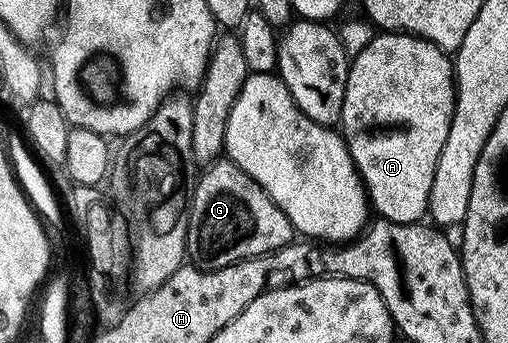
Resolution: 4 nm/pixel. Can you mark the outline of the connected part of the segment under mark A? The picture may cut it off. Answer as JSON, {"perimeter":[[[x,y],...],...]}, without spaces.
{"perimeter":[[[379,31],[374,40],[368,42],[364,50],[350,61],[348,86],[344,94],[344,106],[340,121],[340,132],[346,142],[350,157],[358,167],[358,174],[366,186],[366,194],[373,211],[383,220],[390,220],[393,224],[416,224],[427,215],[430,206],[430,191],[436,174],[436,162],[440,158],[440,150],[444,150],[444,142],[448,138],[448,130],[454,113],[454,66],[451,57],[441,48],[437,48],[431,40],[423,36],[411,36],[408,32]]]}

